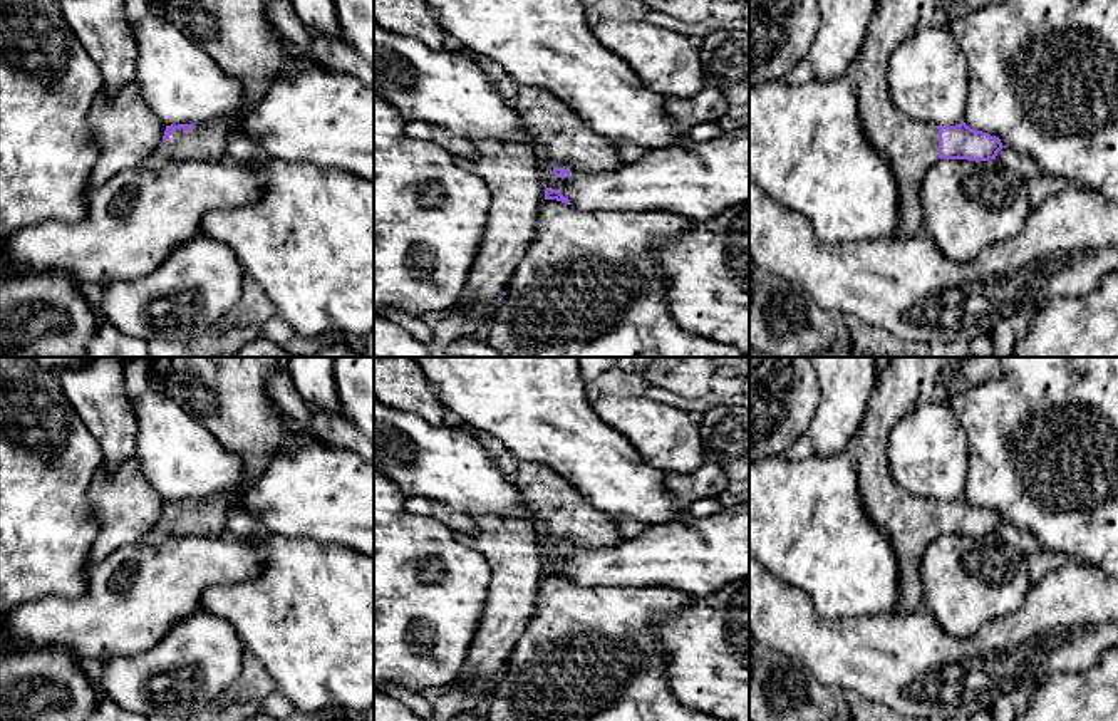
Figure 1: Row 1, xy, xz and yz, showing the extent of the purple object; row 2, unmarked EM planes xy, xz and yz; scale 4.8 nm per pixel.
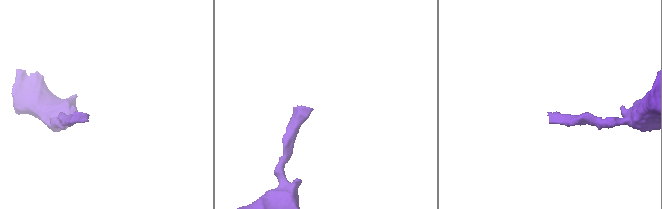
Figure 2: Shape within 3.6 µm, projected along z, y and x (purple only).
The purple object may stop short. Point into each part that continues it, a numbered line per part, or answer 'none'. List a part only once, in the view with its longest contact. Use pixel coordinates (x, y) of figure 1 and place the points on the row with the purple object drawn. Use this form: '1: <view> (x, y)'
1: xy (207, 141)

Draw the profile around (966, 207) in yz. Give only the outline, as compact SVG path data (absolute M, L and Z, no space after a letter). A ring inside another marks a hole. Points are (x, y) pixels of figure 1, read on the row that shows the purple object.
M939 159L922 179L920 205L929 236L955 263L1014 238L1031 211L1026 179L996 159Z

